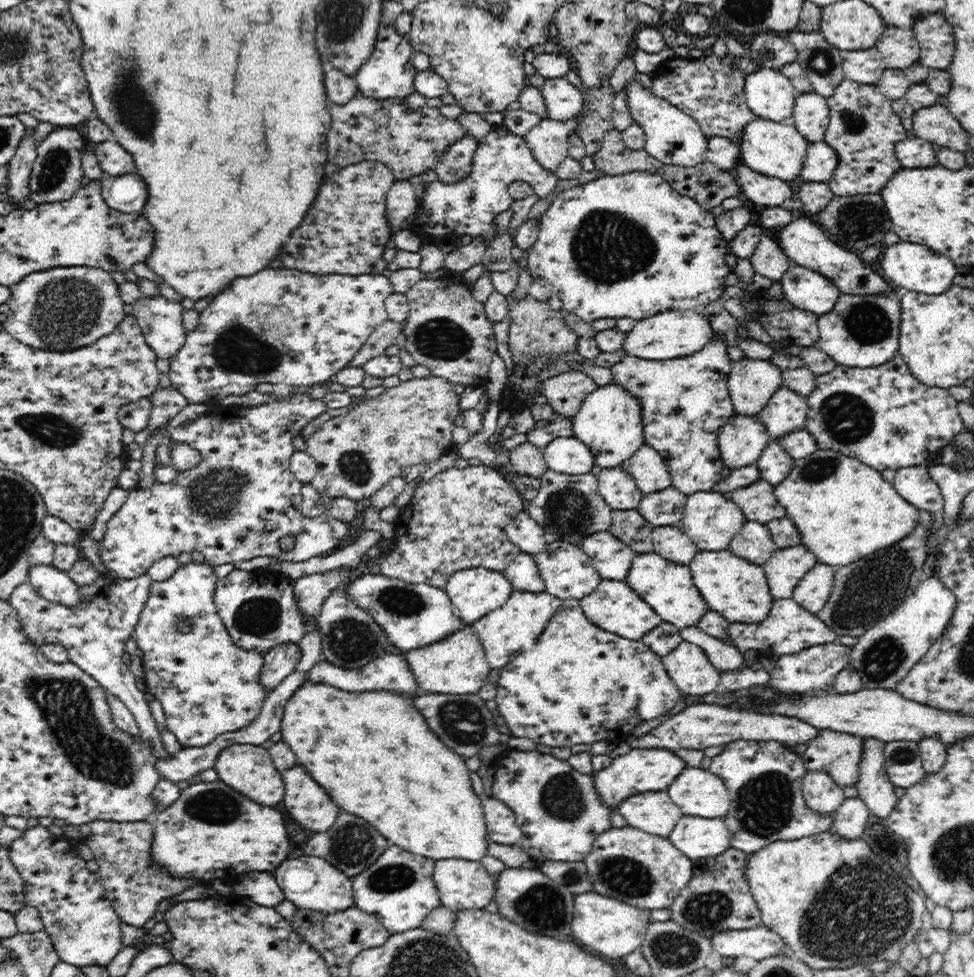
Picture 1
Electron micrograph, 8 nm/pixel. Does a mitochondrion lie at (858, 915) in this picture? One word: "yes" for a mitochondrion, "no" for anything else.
yes

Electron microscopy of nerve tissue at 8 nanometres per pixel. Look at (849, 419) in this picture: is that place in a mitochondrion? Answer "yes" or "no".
yes

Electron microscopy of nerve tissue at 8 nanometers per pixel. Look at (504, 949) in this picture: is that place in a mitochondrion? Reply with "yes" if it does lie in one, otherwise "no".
no

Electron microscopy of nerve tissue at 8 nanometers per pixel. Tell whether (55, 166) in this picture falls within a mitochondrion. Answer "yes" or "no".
yes

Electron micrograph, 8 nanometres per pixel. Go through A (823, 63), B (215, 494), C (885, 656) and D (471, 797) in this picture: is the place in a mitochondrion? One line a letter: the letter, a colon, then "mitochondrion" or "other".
A: mitochondrion
B: mitochondrion
C: mitochondrion
D: other

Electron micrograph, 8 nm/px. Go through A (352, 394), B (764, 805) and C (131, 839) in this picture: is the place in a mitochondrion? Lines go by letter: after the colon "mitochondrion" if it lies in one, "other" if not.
A: other
B: mitochondrion
C: other

